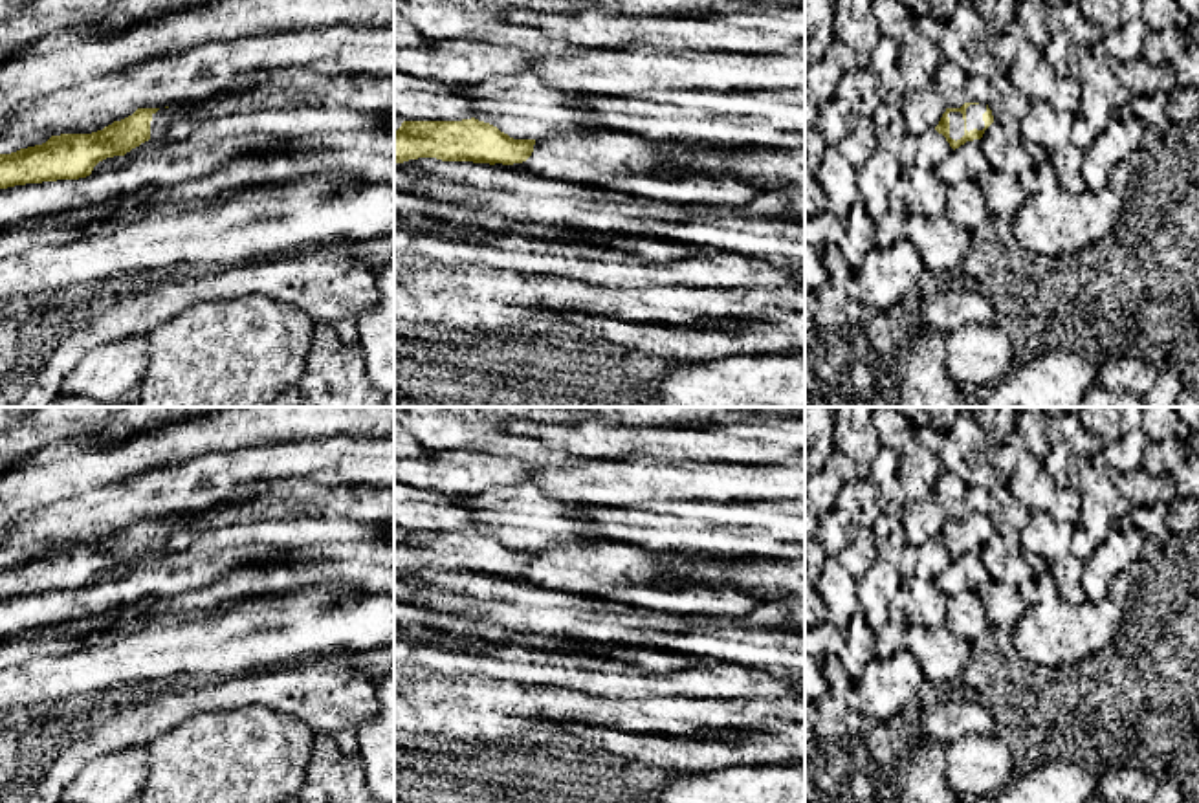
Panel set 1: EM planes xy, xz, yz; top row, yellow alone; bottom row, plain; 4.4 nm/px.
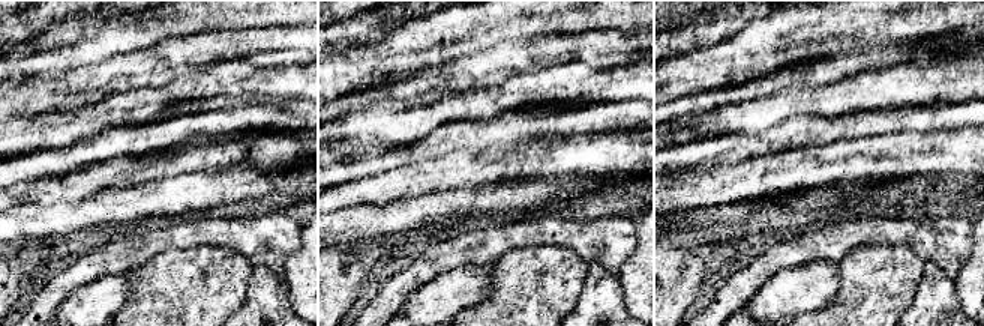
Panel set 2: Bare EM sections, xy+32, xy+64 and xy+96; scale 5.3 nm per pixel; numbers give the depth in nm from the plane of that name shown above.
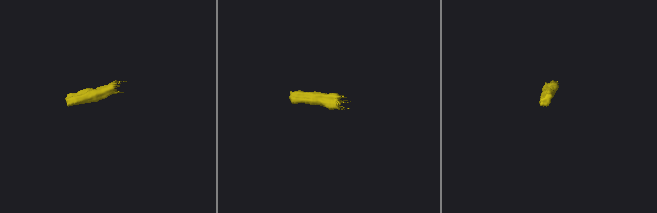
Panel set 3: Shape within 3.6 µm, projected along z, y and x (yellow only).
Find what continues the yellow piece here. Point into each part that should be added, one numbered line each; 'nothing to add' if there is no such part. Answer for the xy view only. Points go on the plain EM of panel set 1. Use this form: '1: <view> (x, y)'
1: xy (297, 497)

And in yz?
1: yz (974, 523)

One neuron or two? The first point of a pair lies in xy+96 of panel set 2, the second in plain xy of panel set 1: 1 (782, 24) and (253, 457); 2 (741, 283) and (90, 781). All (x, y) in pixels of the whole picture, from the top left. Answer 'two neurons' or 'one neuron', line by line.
1: two neurons
2: two neurons

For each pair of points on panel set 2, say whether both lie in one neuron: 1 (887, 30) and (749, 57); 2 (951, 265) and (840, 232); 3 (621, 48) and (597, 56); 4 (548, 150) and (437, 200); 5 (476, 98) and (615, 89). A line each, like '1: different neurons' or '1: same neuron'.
1: same neuron
2: same neuron
3: same neuron
4: different neurons
5: same neuron

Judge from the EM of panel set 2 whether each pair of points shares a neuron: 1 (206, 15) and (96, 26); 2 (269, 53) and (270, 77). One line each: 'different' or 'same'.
1: same
2: different

